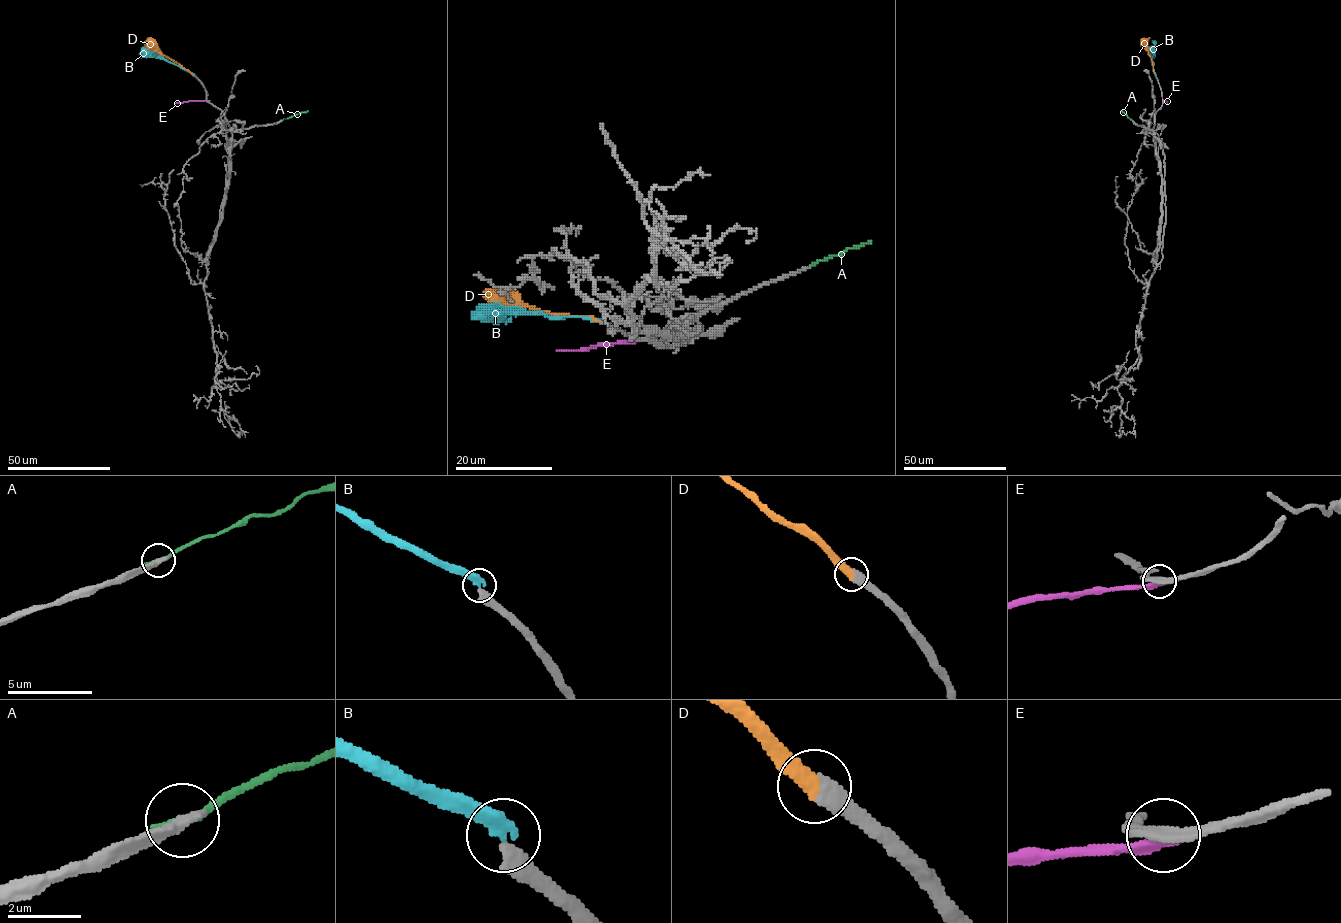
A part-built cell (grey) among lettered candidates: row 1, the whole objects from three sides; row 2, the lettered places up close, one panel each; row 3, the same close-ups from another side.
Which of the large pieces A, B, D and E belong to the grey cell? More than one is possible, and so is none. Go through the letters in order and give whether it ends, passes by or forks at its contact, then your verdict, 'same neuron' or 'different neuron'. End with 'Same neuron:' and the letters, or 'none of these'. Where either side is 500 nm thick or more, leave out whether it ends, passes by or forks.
A: it ends there; different neuron
B: it ends there; different neuron
D: it ends there; same neuron
E: it ends there; different neuron
Same neuron: D

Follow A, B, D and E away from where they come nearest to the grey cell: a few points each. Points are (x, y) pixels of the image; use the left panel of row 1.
A: (280, 120), (308, 110)
B: (194, 74), (158, 58), (147, 46), (150, 41)
D: (193, 75), (144, 41)
E: (208, 101), (175, 103)

